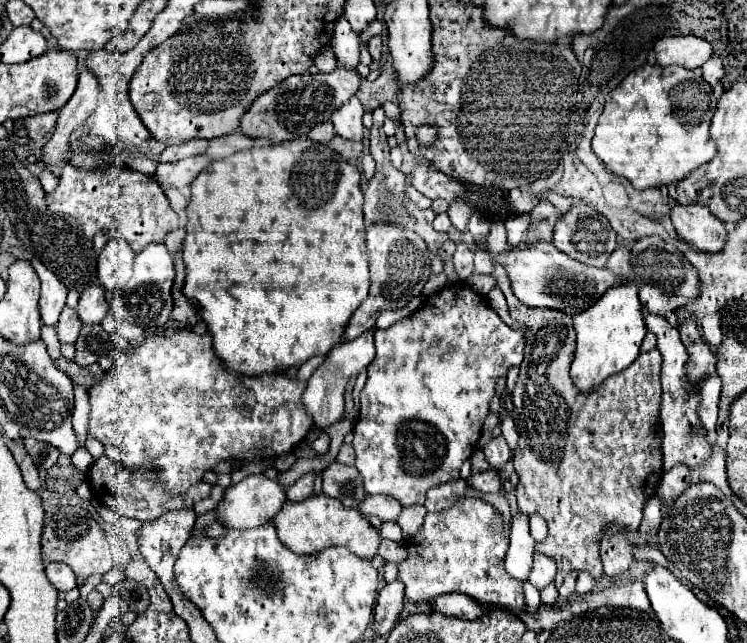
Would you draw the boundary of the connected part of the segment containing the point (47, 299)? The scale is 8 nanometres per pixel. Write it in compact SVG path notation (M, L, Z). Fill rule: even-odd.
M38 259L32 261L38 277L40 277L40 283L42 283L42 289L40 289L40 301L38 301L38 307L40 307L40 317L42 317L42 325L56 325L58 323L58 317L60 317L60 311L62 307L66 305L66 285L62 285L62 281L52 273L48 271Z

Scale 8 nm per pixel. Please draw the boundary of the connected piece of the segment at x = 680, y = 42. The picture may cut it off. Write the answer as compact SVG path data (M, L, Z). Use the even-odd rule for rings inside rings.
M694 35L662 37L654 45L658 65L682 65L686 69L698 69L712 57L712 45Z

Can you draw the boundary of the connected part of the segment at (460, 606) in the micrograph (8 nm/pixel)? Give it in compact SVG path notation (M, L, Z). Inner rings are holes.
M448 593L448 595L438 595L438 597L430 599L428 603L430 603L432 611L436 611L436 613L442 613L442 615L456 615L456 617L464 617L464 619L478 619L478 615L482 615L484 611L488 611L488 609L480 607L480 605L478 605L476 601L472 601L470 597L466 597L466 595L460 595L460 593Z

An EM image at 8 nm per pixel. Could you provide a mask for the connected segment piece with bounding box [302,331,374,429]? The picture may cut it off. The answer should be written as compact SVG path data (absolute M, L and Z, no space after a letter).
M366 331L360 337L352 341L342 341L336 345L328 355L326 361L316 369L316 373L310 377L308 387L302 395L302 401L306 405L306 411L314 417L314 423L320 429L330 427L332 423L338 423L344 413L344 389L348 383L348 377L358 375L370 361L372 361L372 349L374 349L374 333Z

